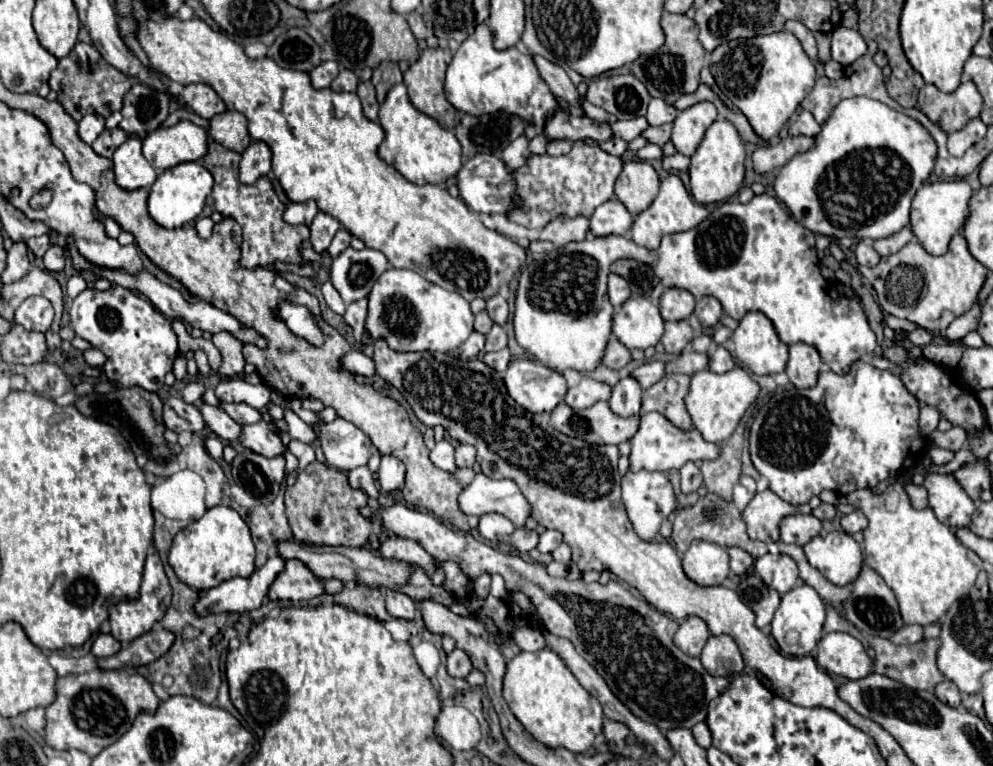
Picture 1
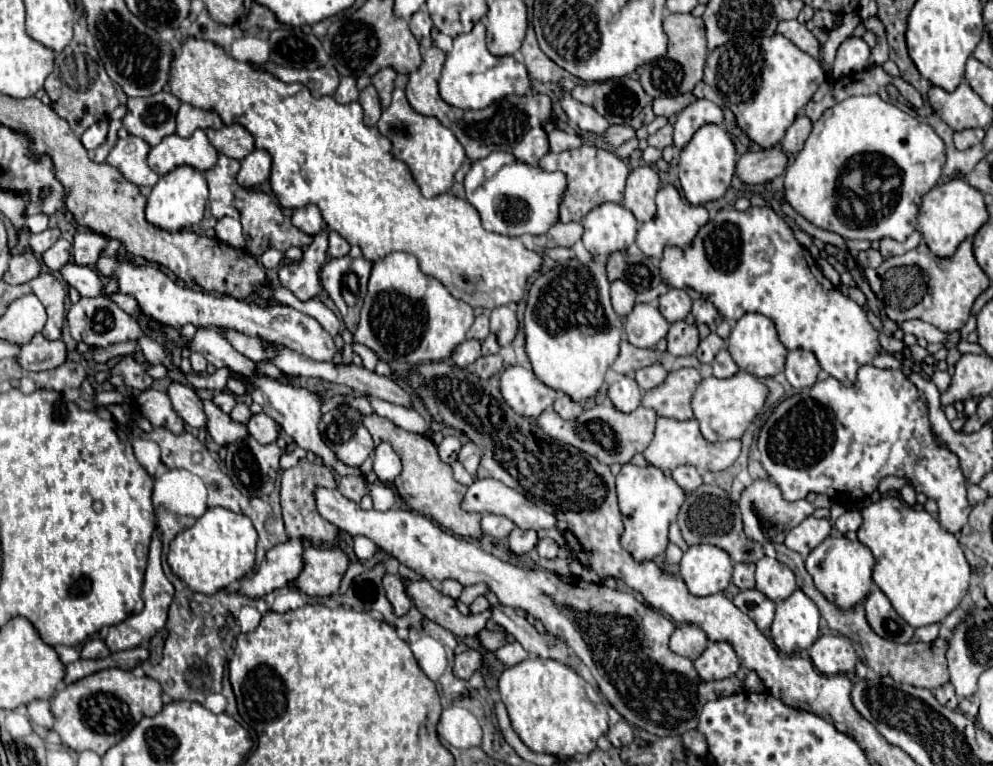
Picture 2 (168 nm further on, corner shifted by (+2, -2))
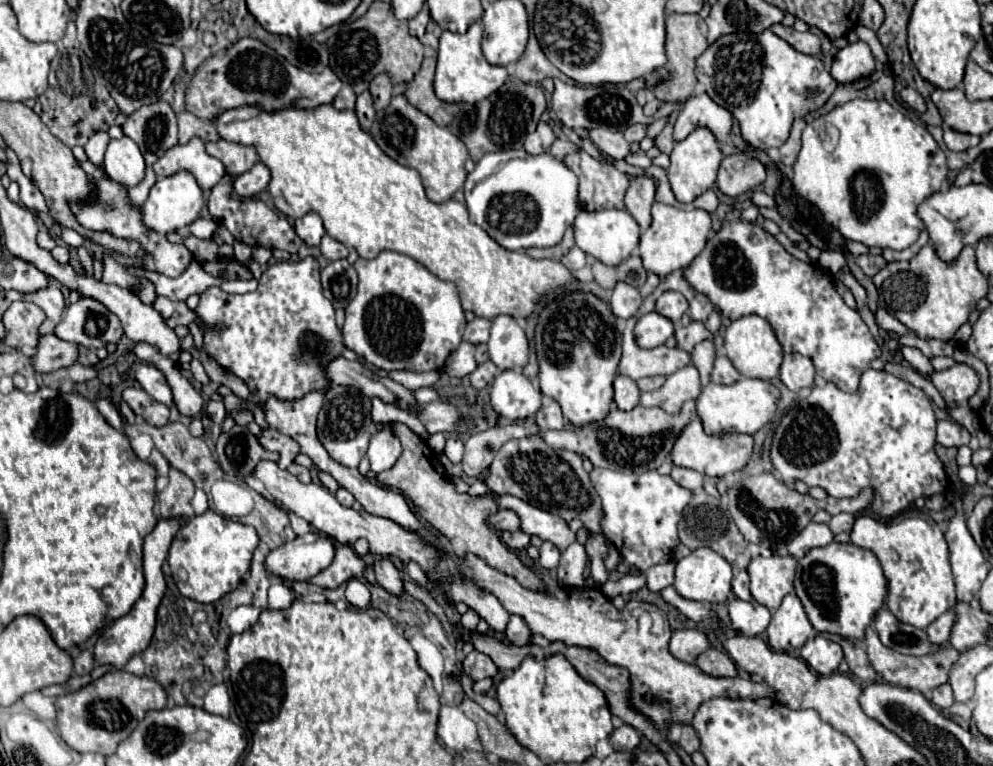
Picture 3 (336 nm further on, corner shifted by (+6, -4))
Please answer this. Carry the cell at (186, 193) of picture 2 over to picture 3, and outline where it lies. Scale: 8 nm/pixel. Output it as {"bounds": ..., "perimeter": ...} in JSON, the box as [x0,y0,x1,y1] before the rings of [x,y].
{"bounds":[141,172,205,234],"perimeter":[[[177,172],[167,178],[157,178],[157,182],[153,184],[149,198],[141,208],[143,224],[159,234],[169,234],[169,232],[175,232],[175,230],[185,228],[191,222],[195,222],[199,218],[199,212],[203,206],[205,206],[205,196],[203,196],[203,190],[199,188],[199,184],[193,180],[193,174]]]}

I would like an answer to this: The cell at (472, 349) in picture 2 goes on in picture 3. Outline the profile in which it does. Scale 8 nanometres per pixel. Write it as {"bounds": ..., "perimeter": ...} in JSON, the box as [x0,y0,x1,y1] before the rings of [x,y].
{"bounds":[445,342,477,378],"perimeter":[[[461,342],[459,348],[445,362],[445,372],[451,378],[463,378],[463,376],[471,374],[477,368],[477,362],[473,358],[473,352],[475,352],[475,346],[473,344]]]}

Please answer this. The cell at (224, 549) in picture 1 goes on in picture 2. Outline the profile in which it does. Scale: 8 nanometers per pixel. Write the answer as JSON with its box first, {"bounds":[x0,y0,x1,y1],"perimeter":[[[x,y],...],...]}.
{"bounds":[167,508,257,594],"perimeter":[[[209,508],[191,528],[173,538],[167,562],[173,574],[177,574],[193,592],[215,594],[253,570],[255,544],[257,532],[247,516],[225,508]]]}

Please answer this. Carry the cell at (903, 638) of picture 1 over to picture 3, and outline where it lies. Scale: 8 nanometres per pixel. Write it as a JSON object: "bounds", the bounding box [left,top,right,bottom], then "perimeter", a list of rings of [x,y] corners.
{"bounds":[927,610,957,642],"perimeter":[[[949,610],[949,612],[941,614],[933,624],[929,624],[927,626],[927,634],[929,634],[931,642],[947,642],[949,640],[949,632],[951,632],[955,620],[957,620],[955,610]]]}

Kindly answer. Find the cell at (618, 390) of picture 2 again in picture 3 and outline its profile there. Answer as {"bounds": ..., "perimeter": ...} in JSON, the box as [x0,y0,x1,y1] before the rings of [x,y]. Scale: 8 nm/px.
{"bounds":[615,376,639,410],"perimeter":[[[617,376],[615,378],[615,402],[619,406],[619,410],[633,410],[639,402],[639,388],[633,380],[629,380],[627,376]]]}

